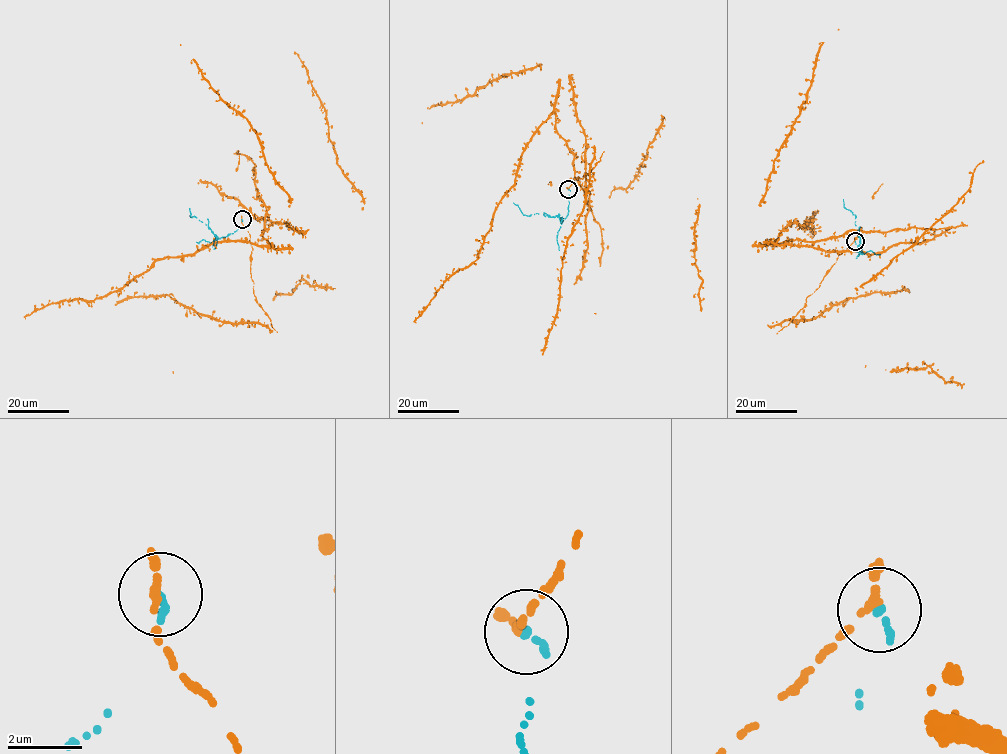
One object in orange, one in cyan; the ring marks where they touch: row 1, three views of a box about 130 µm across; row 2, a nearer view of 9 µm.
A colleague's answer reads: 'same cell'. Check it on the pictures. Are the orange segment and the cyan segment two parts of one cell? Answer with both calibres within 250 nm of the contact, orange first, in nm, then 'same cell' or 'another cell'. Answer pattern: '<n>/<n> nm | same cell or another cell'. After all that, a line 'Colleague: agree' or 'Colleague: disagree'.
280/190 nm | another cell
Colleague: disagree

